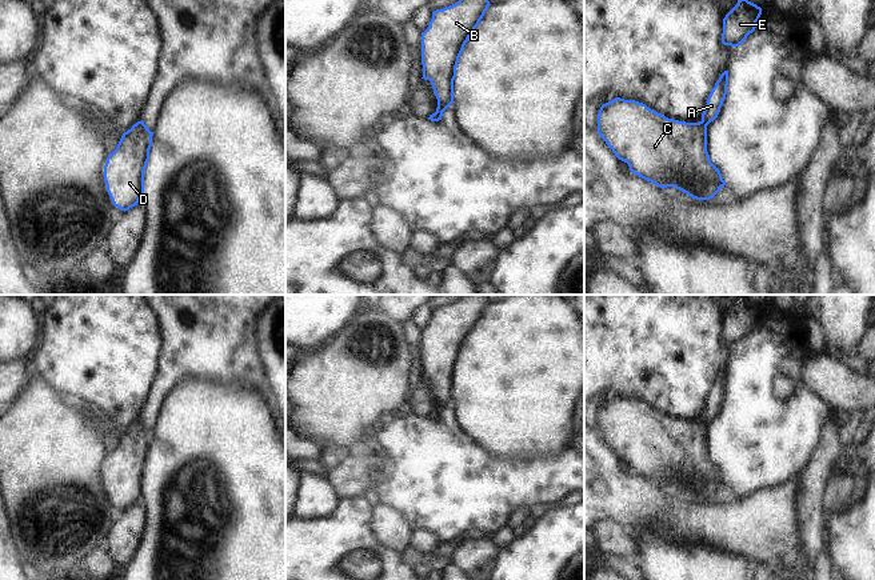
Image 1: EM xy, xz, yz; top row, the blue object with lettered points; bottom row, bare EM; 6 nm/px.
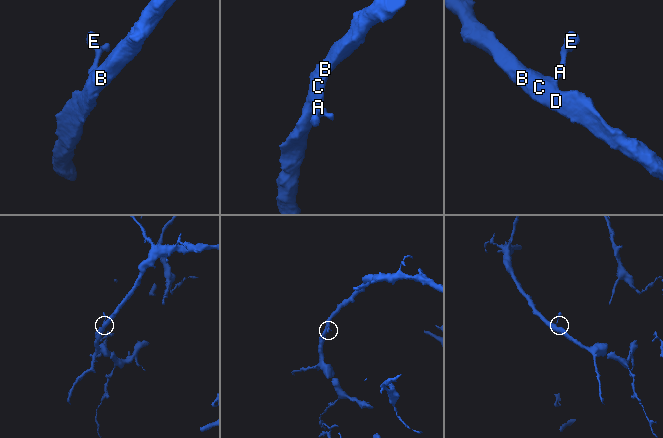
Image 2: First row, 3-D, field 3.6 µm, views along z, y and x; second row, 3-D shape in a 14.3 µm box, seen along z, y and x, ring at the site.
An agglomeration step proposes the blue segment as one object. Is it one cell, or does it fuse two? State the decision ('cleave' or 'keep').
keep

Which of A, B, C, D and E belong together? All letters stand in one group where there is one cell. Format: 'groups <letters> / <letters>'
groups A B C D E

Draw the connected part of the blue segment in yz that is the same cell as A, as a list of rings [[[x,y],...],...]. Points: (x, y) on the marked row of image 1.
[[[728,71],[712,88],[699,123],[668,119],[635,100],[615,97],[603,104],[598,113],[598,133],[615,156],[627,163],[630,171],[662,189],[675,187],[696,200],[712,199],[727,185],[707,152],[707,125],[714,121],[727,95]]]

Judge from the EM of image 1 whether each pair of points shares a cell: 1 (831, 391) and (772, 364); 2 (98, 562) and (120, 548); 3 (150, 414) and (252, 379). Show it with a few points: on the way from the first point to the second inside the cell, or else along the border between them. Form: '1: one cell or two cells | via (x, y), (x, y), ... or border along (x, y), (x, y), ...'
1: two cells | border along (808, 350), (800, 360), (800, 382), (820, 400)
2: two cells | border along (102, 548), (103, 558), (108, 566)
3: one cell | via (164, 384), (183, 366), (223, 366)

